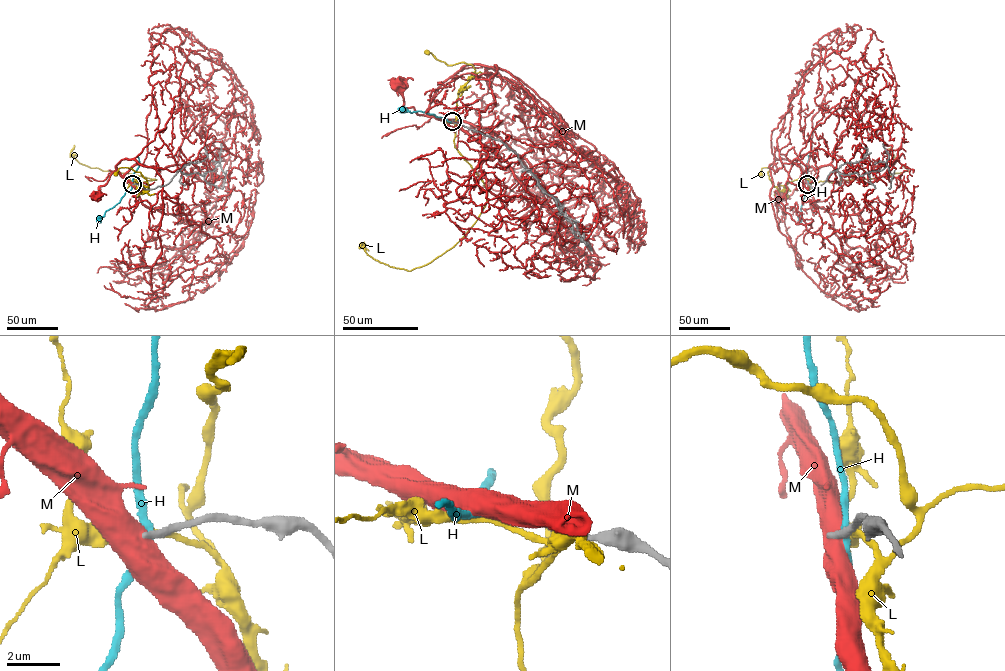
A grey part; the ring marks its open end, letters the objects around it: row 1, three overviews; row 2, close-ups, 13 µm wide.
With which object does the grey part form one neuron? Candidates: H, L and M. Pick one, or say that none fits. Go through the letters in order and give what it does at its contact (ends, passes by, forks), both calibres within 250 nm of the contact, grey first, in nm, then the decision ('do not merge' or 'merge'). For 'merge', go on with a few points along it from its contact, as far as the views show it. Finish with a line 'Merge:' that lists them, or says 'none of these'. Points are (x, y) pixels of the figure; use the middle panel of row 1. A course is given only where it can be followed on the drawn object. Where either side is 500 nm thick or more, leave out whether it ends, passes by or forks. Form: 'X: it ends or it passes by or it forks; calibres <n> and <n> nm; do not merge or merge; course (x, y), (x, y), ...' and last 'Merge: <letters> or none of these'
H: it passes by; calibres 320 and 240 nm; do not merge
L: it passes by; calibres 360 and 220 nm; do not merge
M: calibres 300 and 800 nm; do not merge
Merge: none of these

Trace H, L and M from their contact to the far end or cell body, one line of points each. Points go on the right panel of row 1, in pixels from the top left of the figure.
H: (808, 184), (800, 220)
L: (808, 184), (810, 180), (803, 177), (775, 187), (769, 178), (769, 168), (762, 167), (760, 174)
M: (807, 184), (804, 171), (798, 189), (783, 196)

